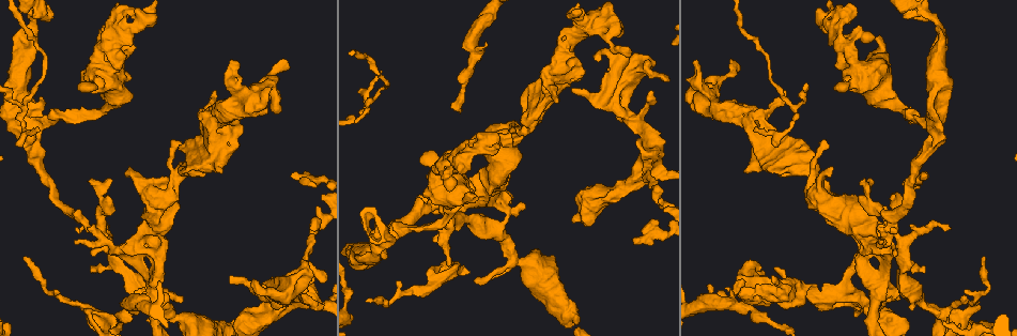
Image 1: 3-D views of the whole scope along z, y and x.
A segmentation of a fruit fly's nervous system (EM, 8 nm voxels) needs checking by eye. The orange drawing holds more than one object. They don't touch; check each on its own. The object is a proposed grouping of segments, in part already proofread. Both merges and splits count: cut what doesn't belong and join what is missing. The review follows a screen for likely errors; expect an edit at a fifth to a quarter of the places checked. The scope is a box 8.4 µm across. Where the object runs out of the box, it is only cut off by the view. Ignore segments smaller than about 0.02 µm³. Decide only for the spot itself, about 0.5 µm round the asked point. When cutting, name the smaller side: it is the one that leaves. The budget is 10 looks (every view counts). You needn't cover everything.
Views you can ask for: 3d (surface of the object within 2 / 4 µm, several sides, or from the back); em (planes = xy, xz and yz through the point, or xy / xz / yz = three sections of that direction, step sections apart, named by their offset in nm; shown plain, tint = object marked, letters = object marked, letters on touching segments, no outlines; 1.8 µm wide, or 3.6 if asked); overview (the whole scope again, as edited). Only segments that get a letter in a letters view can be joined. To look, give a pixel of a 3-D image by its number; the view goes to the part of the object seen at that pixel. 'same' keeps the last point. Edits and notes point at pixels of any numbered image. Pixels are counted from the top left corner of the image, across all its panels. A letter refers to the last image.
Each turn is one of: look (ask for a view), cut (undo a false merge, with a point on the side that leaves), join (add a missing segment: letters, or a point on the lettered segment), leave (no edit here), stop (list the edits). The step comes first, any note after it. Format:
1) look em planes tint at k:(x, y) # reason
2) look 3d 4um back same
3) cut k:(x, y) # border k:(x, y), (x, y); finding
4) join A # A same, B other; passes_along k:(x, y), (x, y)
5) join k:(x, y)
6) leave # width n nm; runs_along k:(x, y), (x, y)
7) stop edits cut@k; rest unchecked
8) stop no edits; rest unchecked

look 3d 4um at 1:(380, 71) # an open end

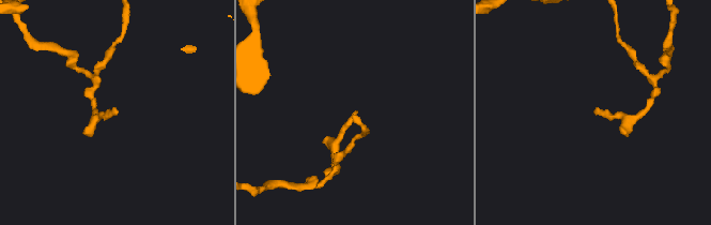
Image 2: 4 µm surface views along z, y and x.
look em xz step 16 letters at 2:(115, 109) # shape alone is not enough

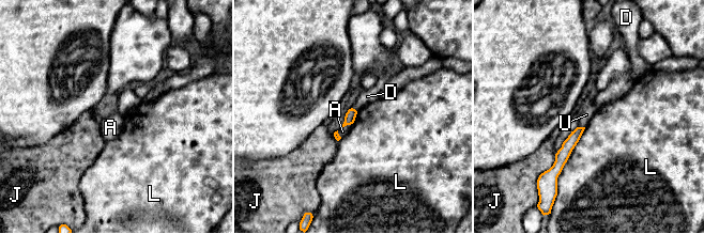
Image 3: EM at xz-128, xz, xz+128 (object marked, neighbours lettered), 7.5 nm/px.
leave # longest_contact L 440 nm; A other, D other, J other, L other, U other; border 3:(585, 127), (556, 177); no lettered segment goes on from it

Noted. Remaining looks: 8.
look em xy step 16 letters at 1:(647, 161) # abrupt turn

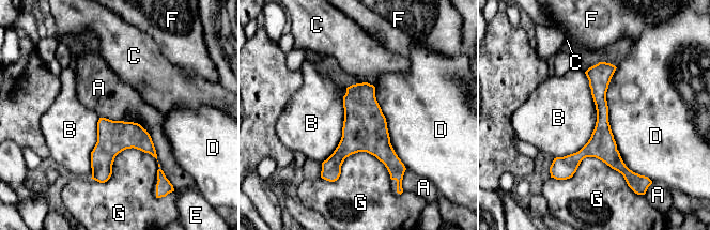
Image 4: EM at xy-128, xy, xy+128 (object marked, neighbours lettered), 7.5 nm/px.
leave # width 130 nm; A other, B other, C other, D other, E other, F other, G other; border 4:(99, 117), (137, 122), (158, 160); all the same neuron

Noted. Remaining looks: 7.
look em planes letters at 1:(433, 267) # an open end

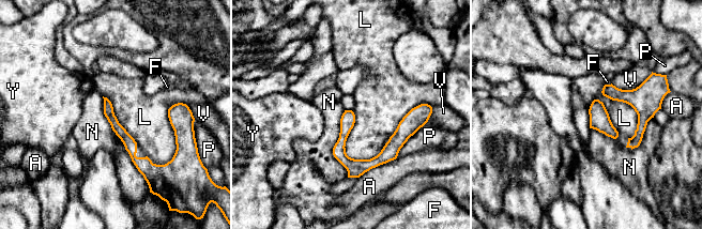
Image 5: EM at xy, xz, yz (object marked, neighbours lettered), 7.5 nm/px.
leave # width 80 nm; A other, F other, L other, N other, P other, V other, Y other; no lettered segment goes on from it

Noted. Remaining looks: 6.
look em yz step 8 tint at 1:(929, 127) # four arms meet

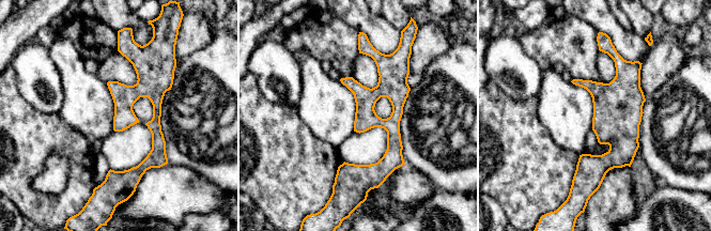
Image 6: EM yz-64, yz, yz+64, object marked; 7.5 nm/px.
look em planes letters same

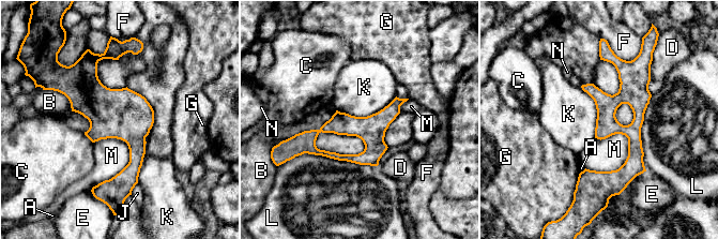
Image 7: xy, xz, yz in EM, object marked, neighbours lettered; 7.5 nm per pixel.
leave # A other, B other, C other, D other, E other, F other, G other, J other, K other, L other, M other, N other; border 7:(396, 96), (366, 116), (336, 110); continuous, no second neuron

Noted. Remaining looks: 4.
stop no edits; rest unchecked

